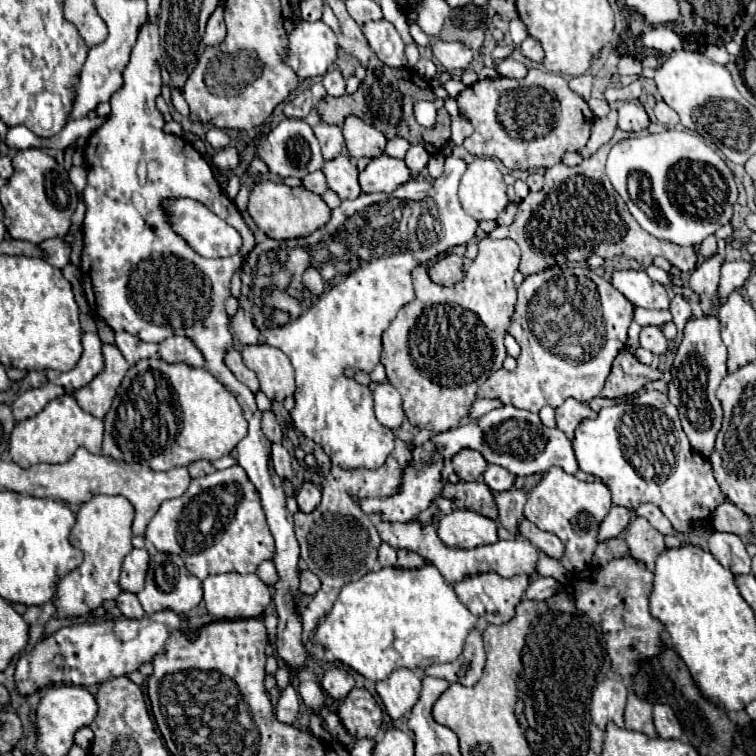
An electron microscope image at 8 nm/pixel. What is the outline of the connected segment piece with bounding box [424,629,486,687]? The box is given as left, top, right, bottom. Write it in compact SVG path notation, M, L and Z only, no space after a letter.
M474 629L468 635L464 653L456 661L446 665L430 665L424 669L424 675L446 679L448 683L462 683L466 687L472 687L478 683L484 665L486 665L486 655L484 655L482 633Z

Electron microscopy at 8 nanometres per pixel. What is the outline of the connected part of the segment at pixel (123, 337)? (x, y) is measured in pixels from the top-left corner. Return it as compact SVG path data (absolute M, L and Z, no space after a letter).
M120 331L116 333L116 347L122 351L124 359L134 365L136 361L144 359L144 357L154 357L158 355L158 345L156 343L144 343L140 341L138 337L126 333L126 331Z

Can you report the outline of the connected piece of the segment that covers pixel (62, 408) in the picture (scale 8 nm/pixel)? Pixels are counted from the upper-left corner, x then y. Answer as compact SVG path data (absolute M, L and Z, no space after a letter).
M60 395L52 399L38 415L16 423L10 435L10 457L20 467L30 467L38 463L66 463L78 447L88 449L90 453L100 453L102 449L102 419L92 417L82 411L74 397Z

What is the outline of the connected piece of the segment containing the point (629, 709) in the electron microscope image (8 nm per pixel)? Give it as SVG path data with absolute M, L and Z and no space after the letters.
M628 695L624 719L626 719L626 729L640 731L652 739L658 737L652 723L652 705L648 705L648 701L640 701L640 697Z

